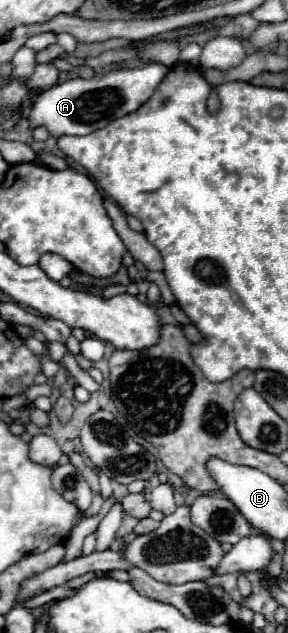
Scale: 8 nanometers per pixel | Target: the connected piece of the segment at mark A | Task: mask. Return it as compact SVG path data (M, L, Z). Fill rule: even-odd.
M143 64L139 68L123 68L111 70L93 78L69 78L59 86L47 88L35 102L29 116L31 128L45 126L51 136L59 138L63 134L69 136L85 136L95 130L105 128L109 122L123 118L135 112L141 104L145 104L159 82L165 78L167 66L163 64Z

